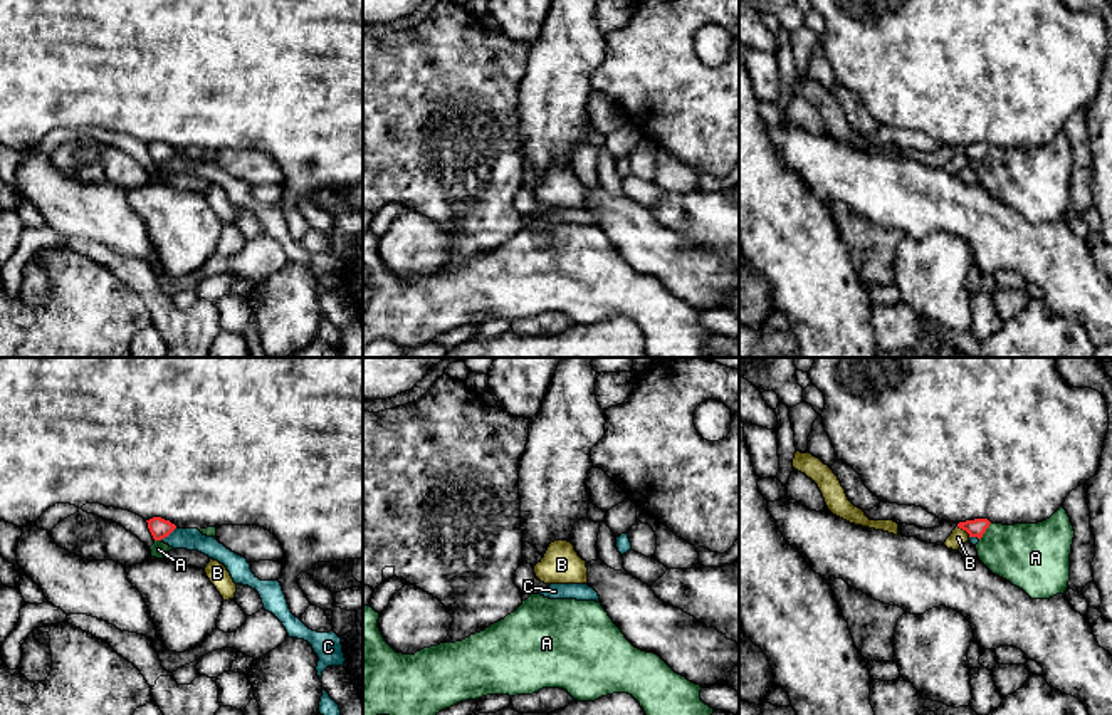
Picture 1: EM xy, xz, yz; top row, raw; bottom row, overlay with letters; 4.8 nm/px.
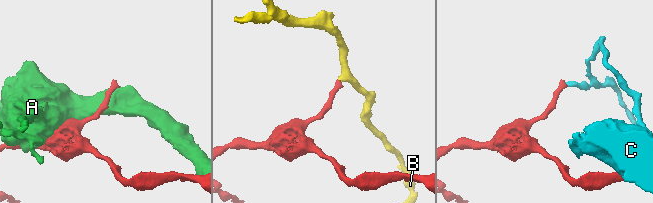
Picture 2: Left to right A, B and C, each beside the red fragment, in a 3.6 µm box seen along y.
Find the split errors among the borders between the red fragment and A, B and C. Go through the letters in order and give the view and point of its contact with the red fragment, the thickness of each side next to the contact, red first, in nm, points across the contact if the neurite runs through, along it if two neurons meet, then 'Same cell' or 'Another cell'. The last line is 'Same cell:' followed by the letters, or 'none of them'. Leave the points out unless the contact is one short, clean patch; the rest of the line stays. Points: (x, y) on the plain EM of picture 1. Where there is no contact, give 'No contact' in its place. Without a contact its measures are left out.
A: Touches red at yz (985, 155). Thickness 90 nm (red) against 320 nm. Another cell
B: Touches red at yz (965, 153). Thickness 90 nm (red) against 80 nm. Boundary: yz (958, 150), (970, 160). Another cell
C: Touches red at xy (168, 158). Thickness 90 nm (red) against 110 nm. Boundary: xy (177, 151), (160, 163). Another cell
Same cell: none of them

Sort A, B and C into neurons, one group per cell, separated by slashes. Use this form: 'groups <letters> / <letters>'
groups A / B / C

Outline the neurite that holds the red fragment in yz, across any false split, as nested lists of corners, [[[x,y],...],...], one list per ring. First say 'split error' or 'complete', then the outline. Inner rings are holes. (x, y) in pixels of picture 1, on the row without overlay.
complete; [[[974,143],[974,144],[959,146],[957,151],[966,154],[969,161],[981,163],[986,153],[989,151],[989,148],[991,146],[988,143]]]

